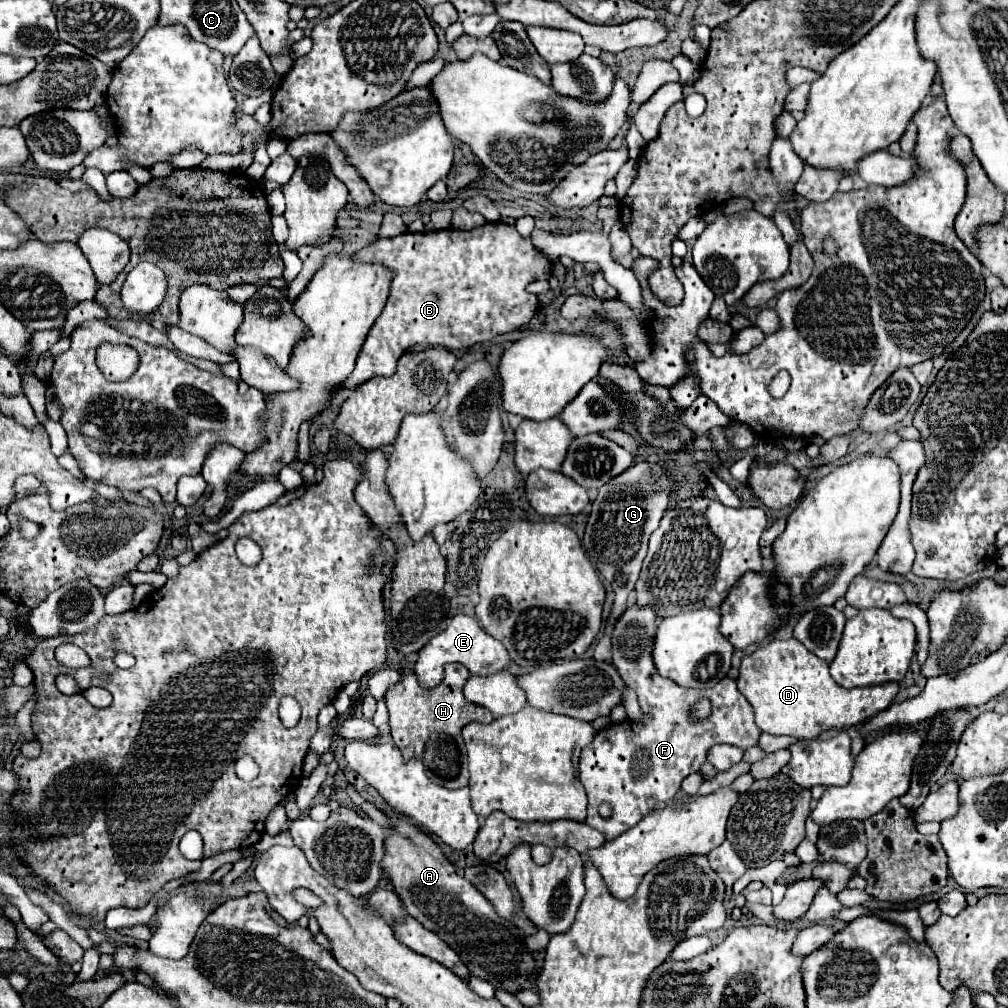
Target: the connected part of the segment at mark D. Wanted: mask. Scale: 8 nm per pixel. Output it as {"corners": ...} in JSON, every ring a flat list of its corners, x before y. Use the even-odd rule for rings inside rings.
{"corners":[[790,637,788,641,784,639,774,639,766,645,760,645,754,653,746,655,740,665,740,675,736,679,738,691,748,699,748,703,754,709,756,725,760,731,766,731,770,735,792,735,798,739,816,739,824,729,846,729,854,727,872,715,884,711,896,697,900,685,898,683,882,683,874,687,860,687,860,689,844,689,836,685,836,681,830,677,828,663,818,659,812,651,808,651,800,641]]}

